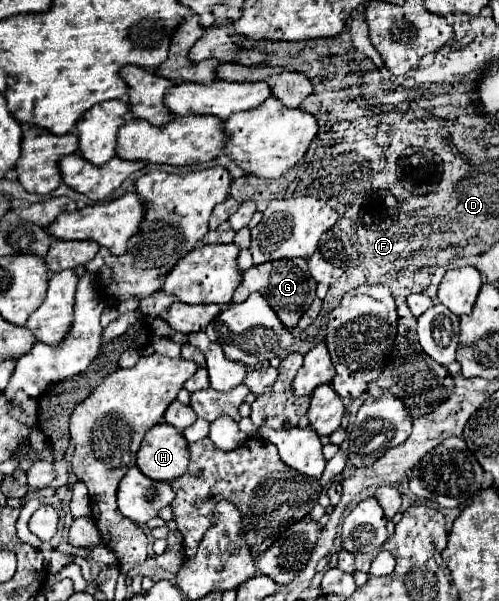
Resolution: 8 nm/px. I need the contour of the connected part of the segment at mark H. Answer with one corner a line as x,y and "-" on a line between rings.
166,422
152,426
140,446
138,468
152,480
174,480
188,468
188,442

